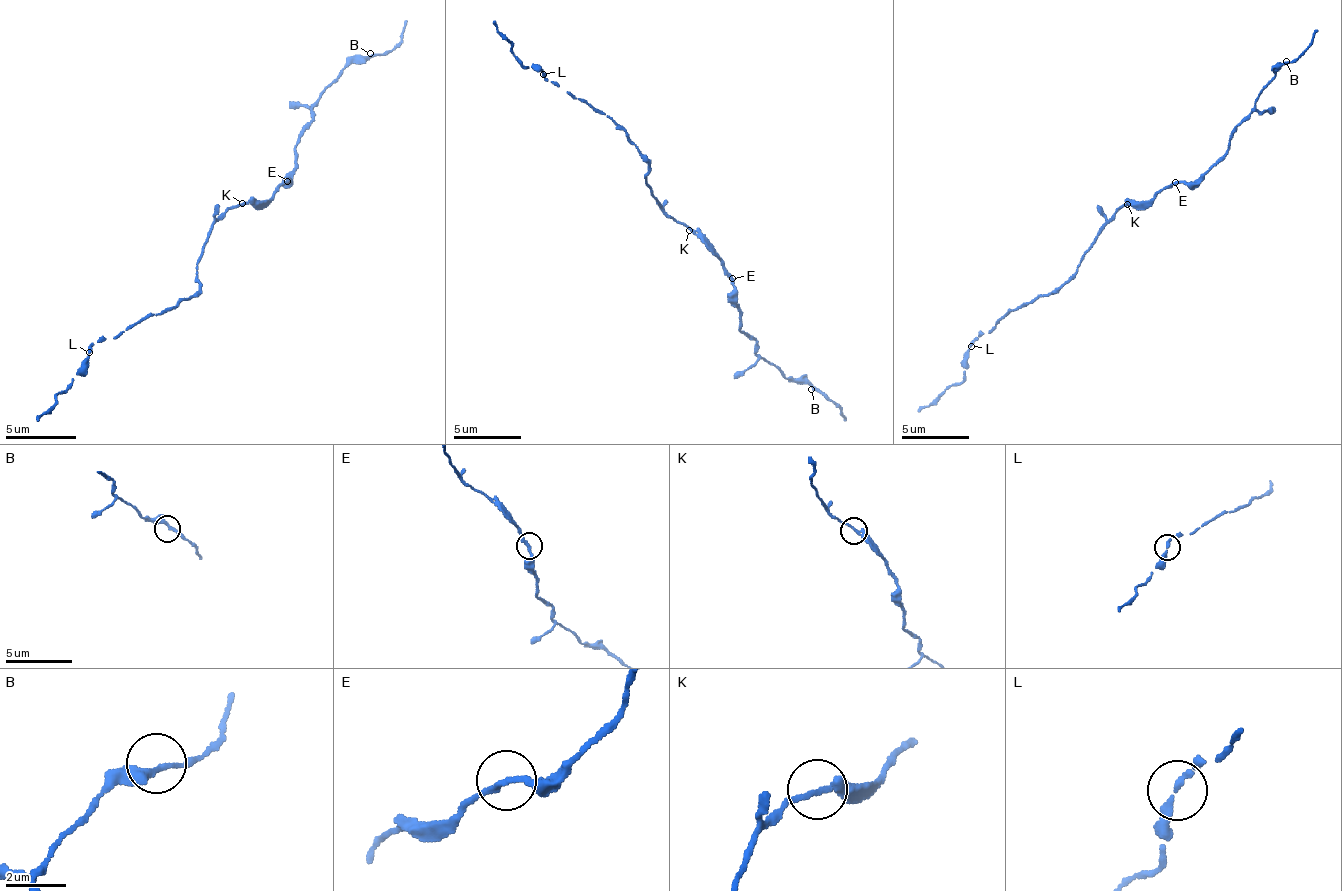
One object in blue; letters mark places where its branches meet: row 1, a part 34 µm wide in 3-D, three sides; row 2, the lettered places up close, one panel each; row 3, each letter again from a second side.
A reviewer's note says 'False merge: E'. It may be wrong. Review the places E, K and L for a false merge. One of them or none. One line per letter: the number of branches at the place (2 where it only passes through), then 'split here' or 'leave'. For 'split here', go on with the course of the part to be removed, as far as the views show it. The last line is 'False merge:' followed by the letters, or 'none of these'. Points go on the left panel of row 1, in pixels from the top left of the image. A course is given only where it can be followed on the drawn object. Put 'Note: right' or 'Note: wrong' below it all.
E: 2 | leave
K: 2 | leave
L: 2 | leave
False merge: none of these
Note: wrong

